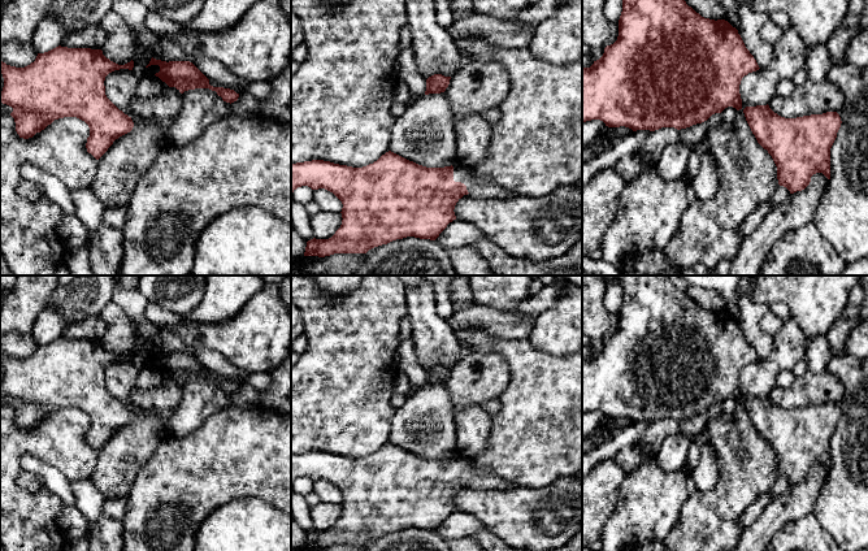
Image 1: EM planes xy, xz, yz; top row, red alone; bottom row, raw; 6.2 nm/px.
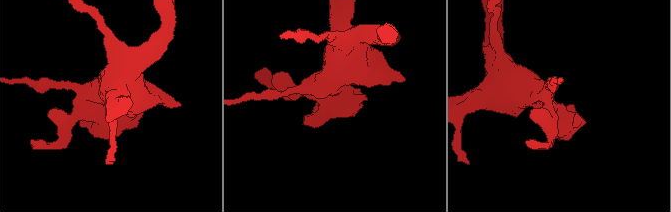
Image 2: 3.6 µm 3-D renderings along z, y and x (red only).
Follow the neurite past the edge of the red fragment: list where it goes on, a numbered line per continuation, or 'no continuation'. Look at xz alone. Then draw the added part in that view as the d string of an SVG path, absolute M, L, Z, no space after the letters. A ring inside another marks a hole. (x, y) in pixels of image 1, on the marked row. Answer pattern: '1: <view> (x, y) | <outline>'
1: xz (478, 189) | M455 161L452 166L453 166L453 181L464 183L469 192L468 195L464 196L478 199L509 199L516 196L515 194L509 192L508 190L500 187L494 182L479 181L469 166L465 166L459 161Z

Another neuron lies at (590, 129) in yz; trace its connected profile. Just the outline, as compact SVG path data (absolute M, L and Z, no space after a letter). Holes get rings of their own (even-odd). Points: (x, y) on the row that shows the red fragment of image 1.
M591 120L582 123L582 147L589 146L598 138L598 134L606 129L600 120Z

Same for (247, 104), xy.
M246 92L240 94L238 100L231 103L229 116L255 116L260 113L260 99Z

